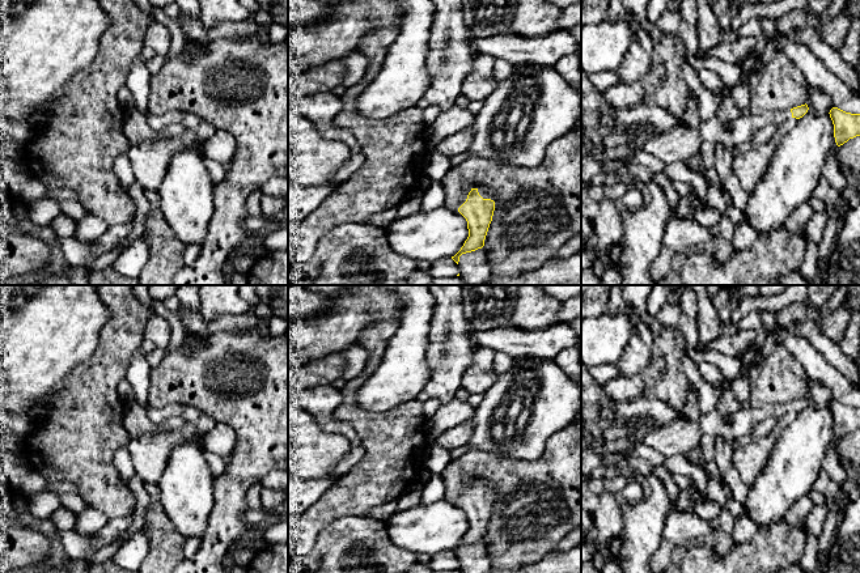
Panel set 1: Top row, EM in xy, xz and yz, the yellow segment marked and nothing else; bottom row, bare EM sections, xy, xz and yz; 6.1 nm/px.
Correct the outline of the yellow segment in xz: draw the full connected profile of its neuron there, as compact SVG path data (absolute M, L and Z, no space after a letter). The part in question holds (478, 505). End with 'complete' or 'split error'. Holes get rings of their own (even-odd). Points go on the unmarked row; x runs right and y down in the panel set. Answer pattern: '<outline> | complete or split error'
M466 472L465 475L471 484L466 484L466 489L457 500L446 498L448 502L461 506L467 514L469 530L461 543L452 549L457 557L462 547L475 544L484 539L493 504L497 500L492 483L488 483L486 479L471 476Z | split error

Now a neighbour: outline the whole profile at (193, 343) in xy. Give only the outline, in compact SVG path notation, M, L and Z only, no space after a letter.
M187 334L182 345L187 353L207 349L207 335Z

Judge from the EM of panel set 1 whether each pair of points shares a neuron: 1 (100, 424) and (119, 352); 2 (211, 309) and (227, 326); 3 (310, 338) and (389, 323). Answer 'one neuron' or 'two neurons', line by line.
1: one neuron
2: two neurons
3: two neurons

